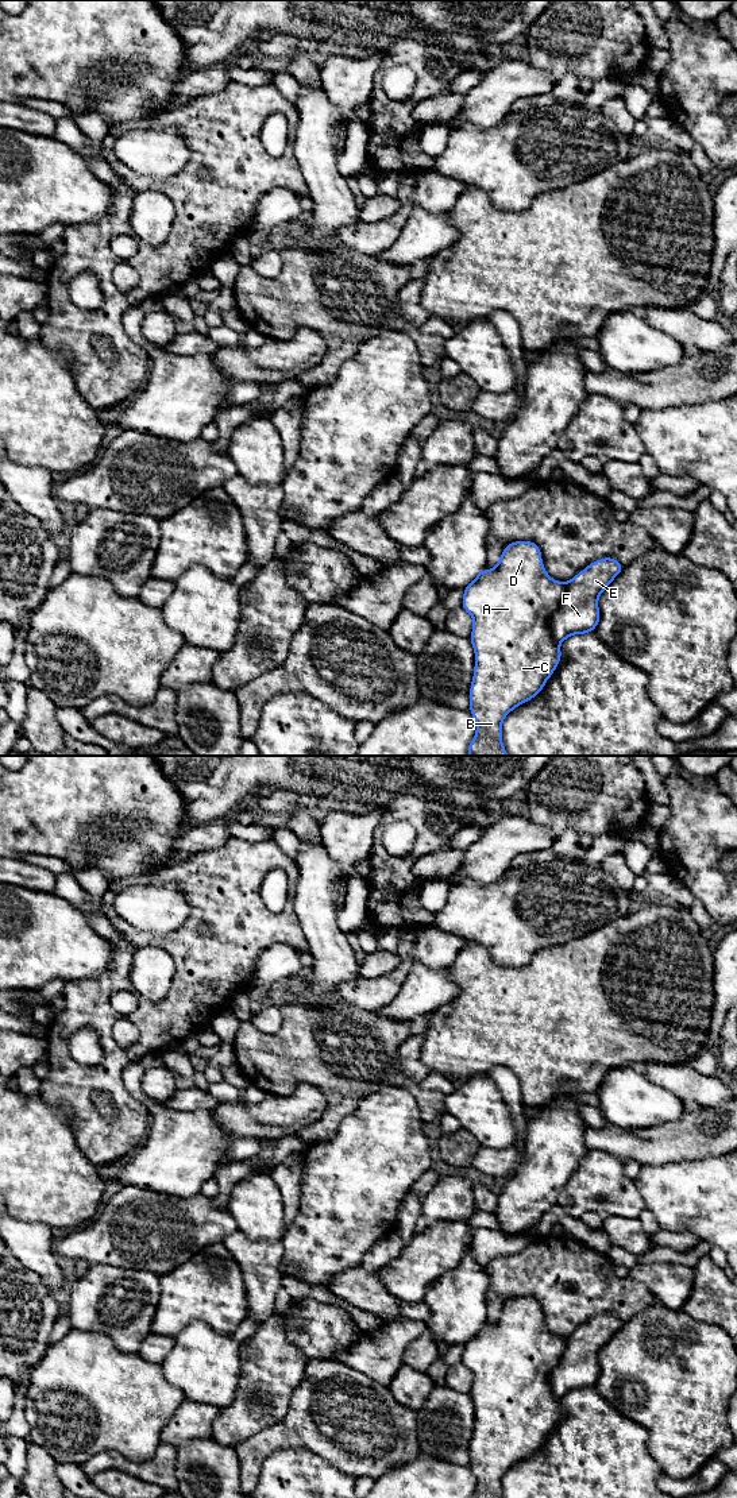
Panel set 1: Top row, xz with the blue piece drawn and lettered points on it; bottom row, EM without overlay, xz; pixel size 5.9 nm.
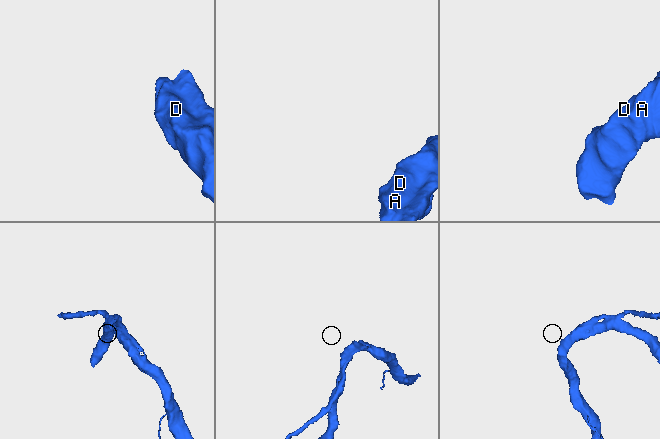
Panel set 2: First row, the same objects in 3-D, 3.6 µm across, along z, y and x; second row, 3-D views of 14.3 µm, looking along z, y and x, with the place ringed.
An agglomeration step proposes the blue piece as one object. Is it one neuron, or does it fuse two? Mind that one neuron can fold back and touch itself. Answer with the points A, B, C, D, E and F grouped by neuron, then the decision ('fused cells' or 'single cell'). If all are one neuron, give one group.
A B C D E F | single cell

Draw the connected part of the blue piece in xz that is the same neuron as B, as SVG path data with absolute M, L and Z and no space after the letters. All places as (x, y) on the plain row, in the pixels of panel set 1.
M513 1297L503 1304L493 1325L483 1324L464 1343L462 1363L474 1375L470 1397L475 1408L475 1421L468 1453L476 1487L471 1498L502 1498L502 1476L517 1462L541 1448L562 1416L560 1398L570 1391L595 1386L601 1375L598 1354L624 1323L614 1313L602 1313L589 1320L570 1337L557 1337L547 1329L541 1306L535 1297Z

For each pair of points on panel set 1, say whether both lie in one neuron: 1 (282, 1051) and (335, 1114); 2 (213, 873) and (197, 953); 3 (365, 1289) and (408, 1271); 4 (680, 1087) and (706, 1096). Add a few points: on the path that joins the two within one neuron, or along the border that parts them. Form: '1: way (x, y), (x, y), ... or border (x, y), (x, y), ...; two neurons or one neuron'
1: way (301, 1058), (335, 1095); one neuron
2: way (213, 894), (213, 933); one neuron
3: border (373, 1273), (397, 1300); two neurons
4: way (687, 1087), (697, 1087), (699, 1089); one neuron

